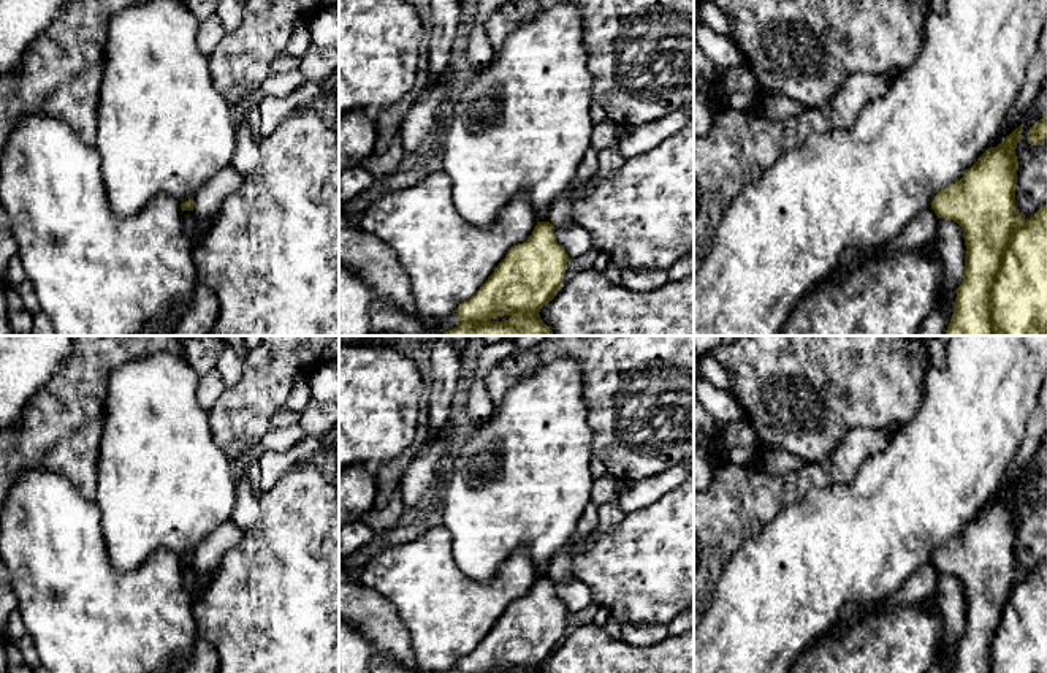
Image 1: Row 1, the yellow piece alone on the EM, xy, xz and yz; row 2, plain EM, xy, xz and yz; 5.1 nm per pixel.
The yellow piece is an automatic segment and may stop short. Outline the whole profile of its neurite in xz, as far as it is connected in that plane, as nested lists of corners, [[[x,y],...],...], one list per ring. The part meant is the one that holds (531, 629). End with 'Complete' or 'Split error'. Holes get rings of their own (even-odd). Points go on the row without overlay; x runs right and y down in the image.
[[[537,576],[532,589],[523,599],[512,602],[480,644],[459,659],[459,673],[540,673],[539,667],[562,643],[569,610],[558,599],[554,581],[550,576]]]. Complete

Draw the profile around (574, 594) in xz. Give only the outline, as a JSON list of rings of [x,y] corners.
[[[577,578],[554,583],[554,591],[558,599],[569,610],[569,613],[581,611],[583,608],[592,603],[592,595],[589,587]]]

